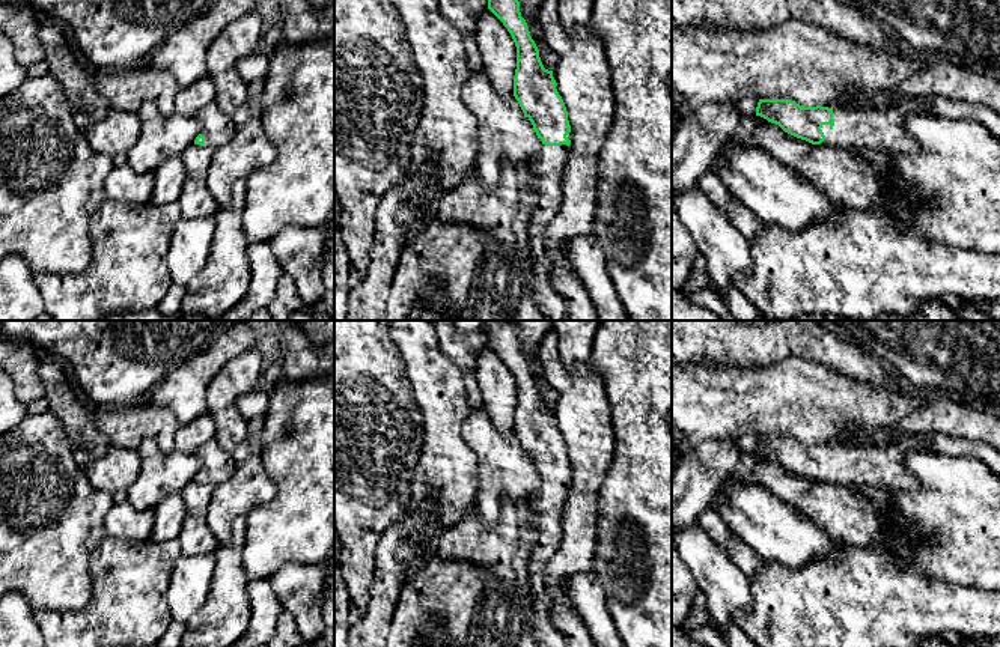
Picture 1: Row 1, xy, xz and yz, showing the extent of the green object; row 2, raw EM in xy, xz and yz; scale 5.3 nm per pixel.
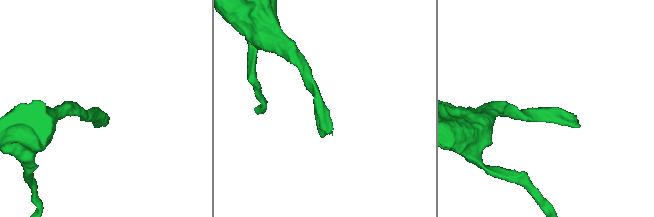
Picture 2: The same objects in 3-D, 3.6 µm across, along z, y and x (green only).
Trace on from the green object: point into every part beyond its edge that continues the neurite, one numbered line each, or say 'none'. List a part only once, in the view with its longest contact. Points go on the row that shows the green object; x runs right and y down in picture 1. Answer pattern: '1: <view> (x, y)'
1: yz (883, 130)

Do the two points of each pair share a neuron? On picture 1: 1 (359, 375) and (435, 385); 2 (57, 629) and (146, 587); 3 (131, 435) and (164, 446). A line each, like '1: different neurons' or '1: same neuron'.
1: different neurons
2: same neuron
3: same neuron

